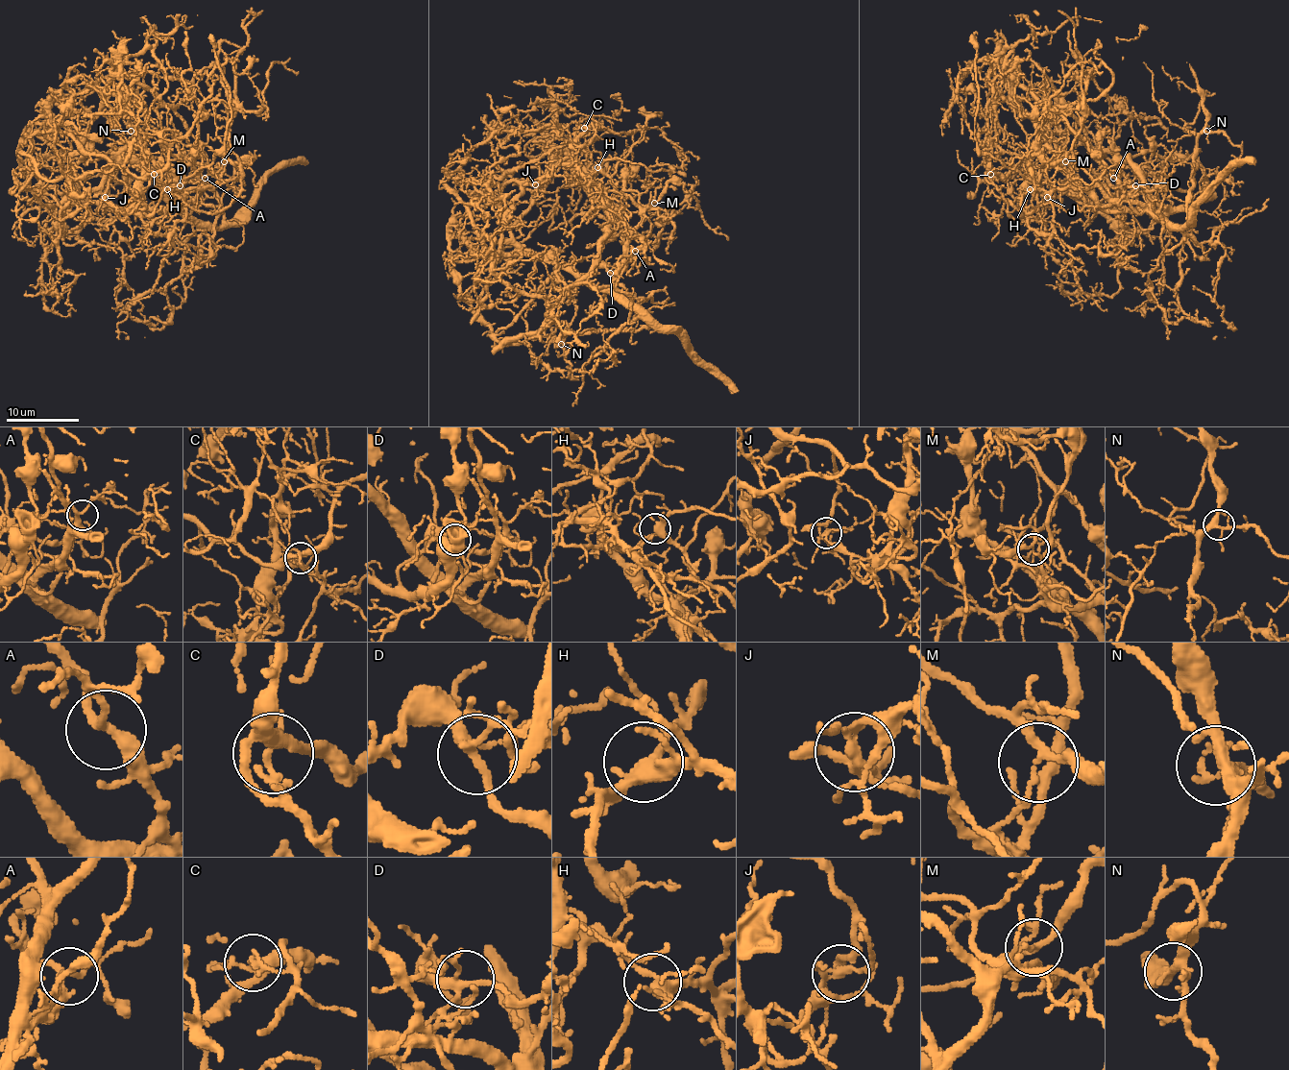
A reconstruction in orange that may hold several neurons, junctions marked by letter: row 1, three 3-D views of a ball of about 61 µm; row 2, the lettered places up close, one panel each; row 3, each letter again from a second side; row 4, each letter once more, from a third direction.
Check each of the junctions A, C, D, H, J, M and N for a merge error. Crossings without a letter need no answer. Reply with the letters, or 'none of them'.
J, M

